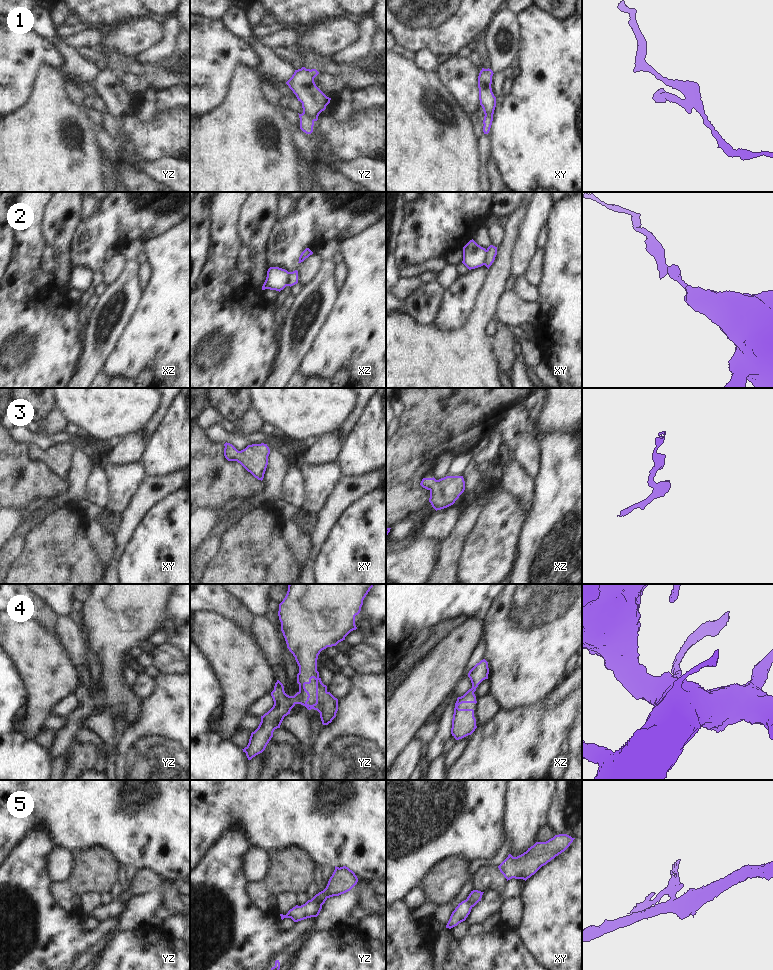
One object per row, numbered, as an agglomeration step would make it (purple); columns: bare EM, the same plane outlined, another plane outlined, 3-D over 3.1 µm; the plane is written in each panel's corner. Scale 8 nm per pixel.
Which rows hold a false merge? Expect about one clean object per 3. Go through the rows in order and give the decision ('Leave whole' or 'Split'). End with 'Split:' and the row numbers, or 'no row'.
1: Split
2: Split
3: Leave whole
4: Leave whole
5: Split
Split: 1, 2, 5.

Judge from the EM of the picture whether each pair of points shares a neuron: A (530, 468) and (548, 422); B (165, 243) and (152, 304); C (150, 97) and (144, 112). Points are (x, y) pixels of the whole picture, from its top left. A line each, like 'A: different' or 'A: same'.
A: different
B: same
C: same

